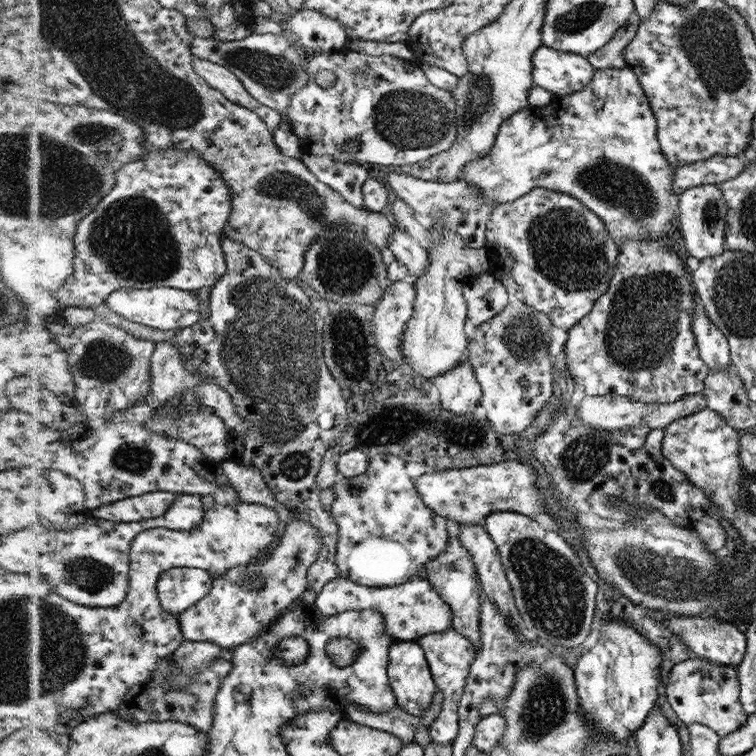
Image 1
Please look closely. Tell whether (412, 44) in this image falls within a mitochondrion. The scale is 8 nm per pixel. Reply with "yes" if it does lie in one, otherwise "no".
no

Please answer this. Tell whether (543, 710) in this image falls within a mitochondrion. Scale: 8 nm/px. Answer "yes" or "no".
yes

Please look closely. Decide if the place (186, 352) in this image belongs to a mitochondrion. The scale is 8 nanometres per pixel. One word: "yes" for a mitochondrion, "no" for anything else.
no

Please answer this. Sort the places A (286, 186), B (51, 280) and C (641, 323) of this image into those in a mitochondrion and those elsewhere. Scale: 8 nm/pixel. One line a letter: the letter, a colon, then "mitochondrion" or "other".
A: mitochondrion
B: other
C: mitochondrion

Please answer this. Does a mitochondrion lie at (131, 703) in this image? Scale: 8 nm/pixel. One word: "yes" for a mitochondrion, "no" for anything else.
no

